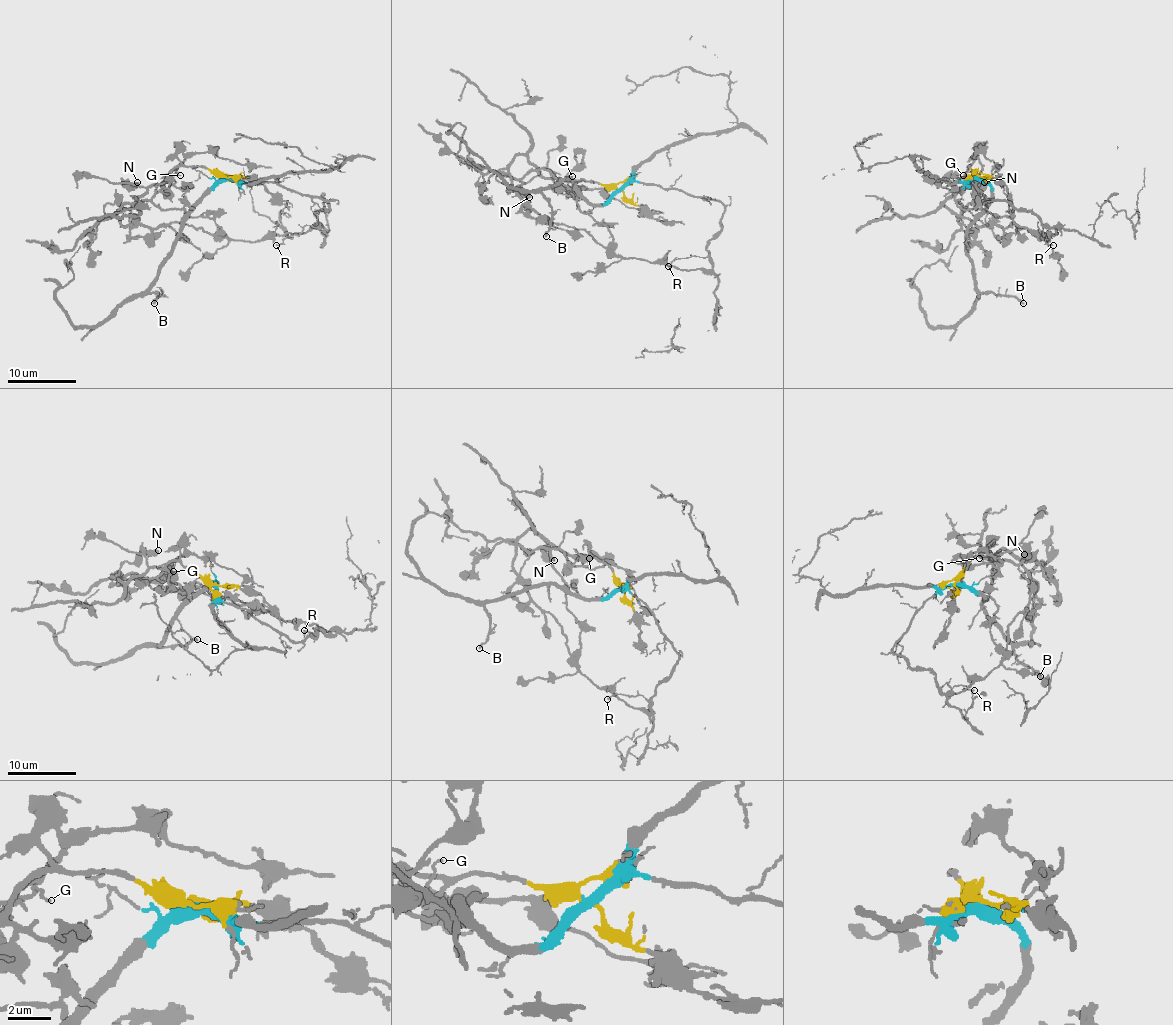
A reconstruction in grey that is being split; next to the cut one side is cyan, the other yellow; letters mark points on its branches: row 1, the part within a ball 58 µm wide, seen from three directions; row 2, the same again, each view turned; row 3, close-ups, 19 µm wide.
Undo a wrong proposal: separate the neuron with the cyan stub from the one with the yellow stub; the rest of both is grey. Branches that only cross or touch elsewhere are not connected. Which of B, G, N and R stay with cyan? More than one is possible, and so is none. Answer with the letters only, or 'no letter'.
B, G, R

